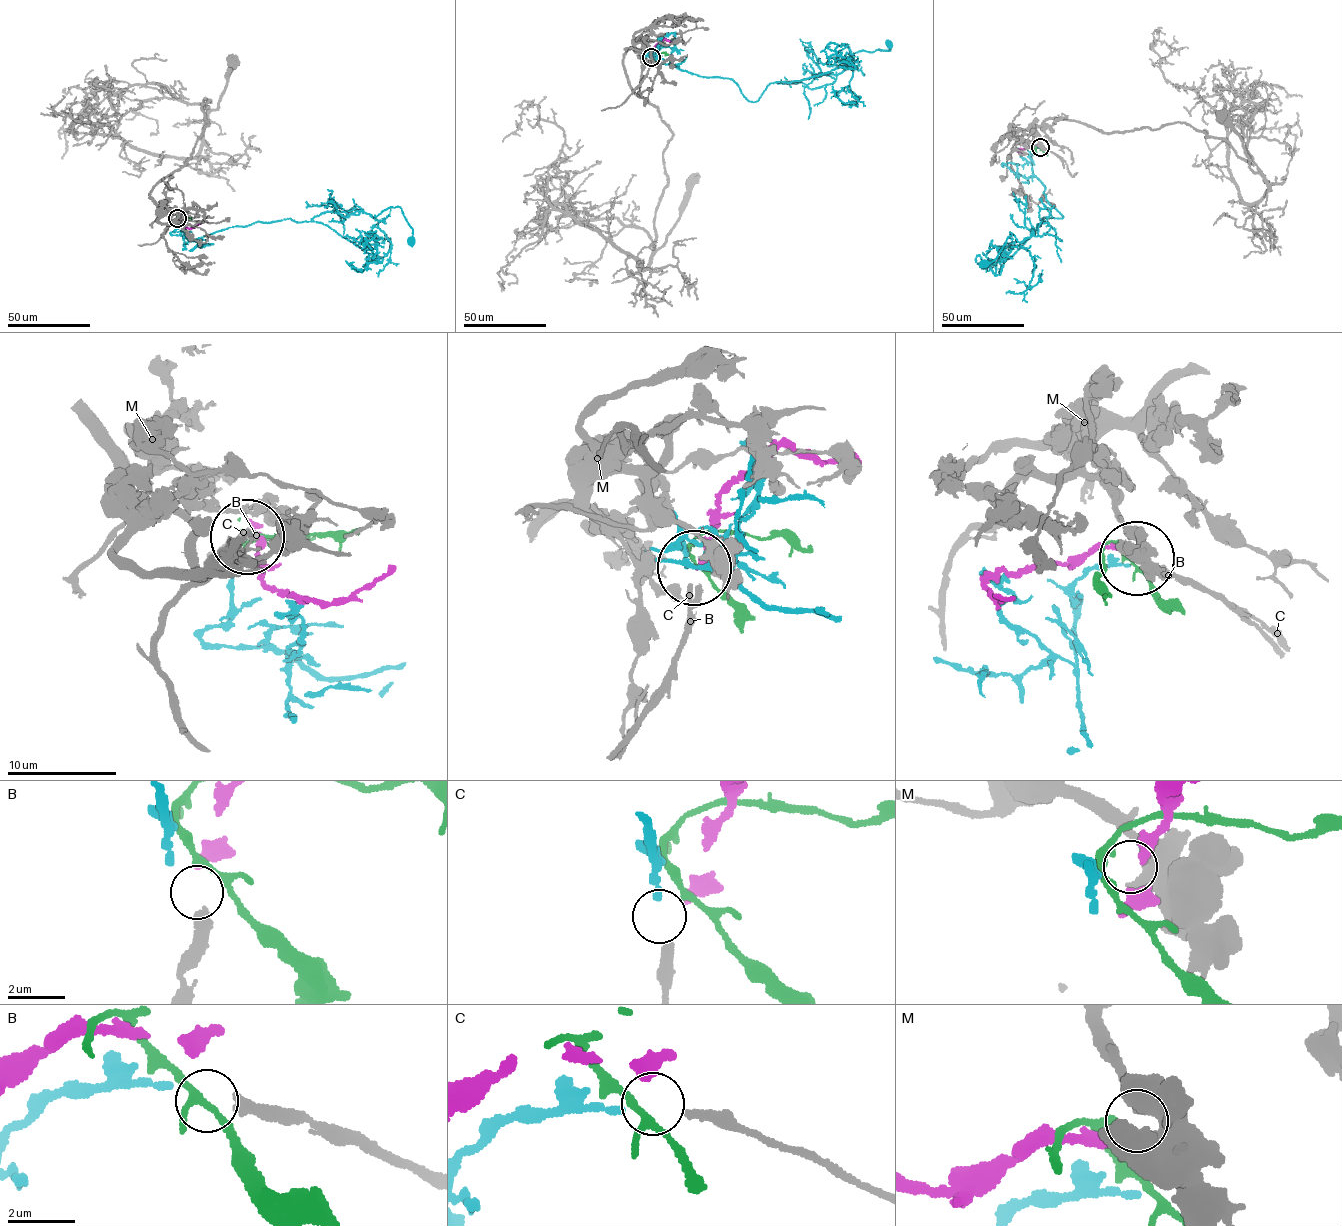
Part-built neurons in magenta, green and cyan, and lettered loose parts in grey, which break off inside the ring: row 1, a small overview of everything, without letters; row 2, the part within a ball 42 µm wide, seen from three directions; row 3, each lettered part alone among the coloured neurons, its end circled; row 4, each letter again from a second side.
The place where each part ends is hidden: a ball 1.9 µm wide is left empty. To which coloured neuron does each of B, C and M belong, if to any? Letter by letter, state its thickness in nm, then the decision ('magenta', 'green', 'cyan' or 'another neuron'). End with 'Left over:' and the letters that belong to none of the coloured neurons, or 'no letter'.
B: calibre 400 nm; another neuron
C: calibre 300 nm; cyan
M: calibre 460 nm; green
Left over: B

